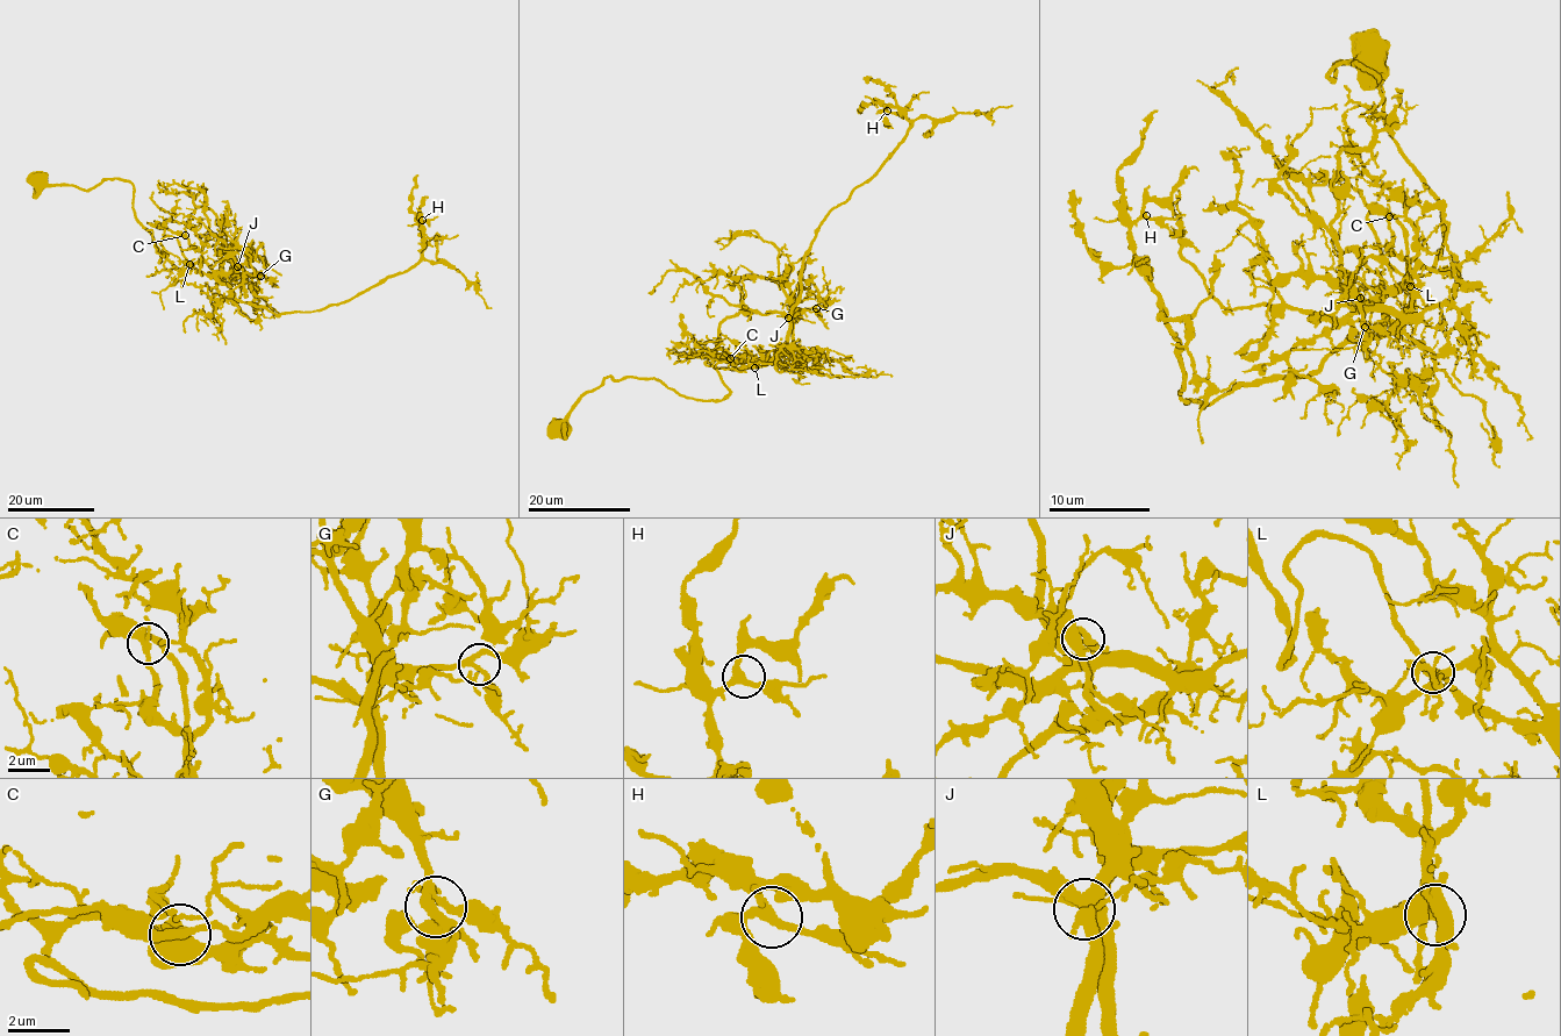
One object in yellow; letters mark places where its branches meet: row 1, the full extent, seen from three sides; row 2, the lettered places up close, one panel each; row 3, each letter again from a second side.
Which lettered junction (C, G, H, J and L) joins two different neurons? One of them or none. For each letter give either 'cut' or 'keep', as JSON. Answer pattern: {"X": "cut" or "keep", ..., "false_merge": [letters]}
{"C": "keep", "G": "keep", "H": "keep", "J": "keep", "L": "keep", "false_merge": []}

